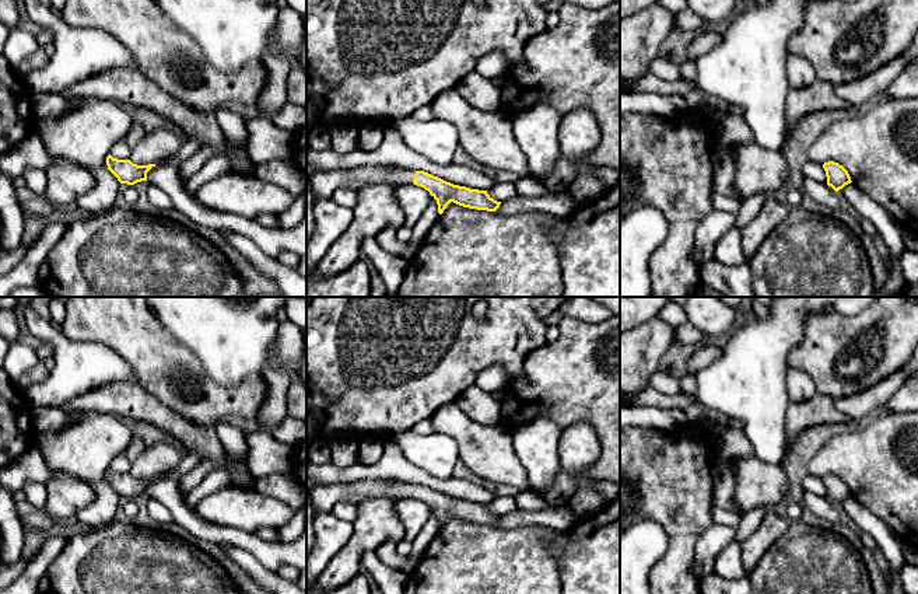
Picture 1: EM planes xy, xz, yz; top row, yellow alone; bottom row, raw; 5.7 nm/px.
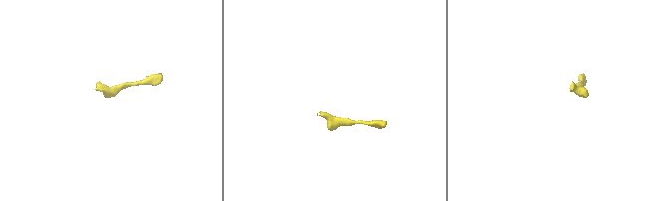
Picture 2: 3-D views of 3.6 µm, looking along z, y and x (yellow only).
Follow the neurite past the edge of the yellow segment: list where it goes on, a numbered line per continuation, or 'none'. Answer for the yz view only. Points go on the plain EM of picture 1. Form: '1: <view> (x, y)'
none

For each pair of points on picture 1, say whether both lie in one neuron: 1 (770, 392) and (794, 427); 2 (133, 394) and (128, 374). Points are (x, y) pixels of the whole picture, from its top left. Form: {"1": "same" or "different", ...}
{"1": "different", "2": "different"}

